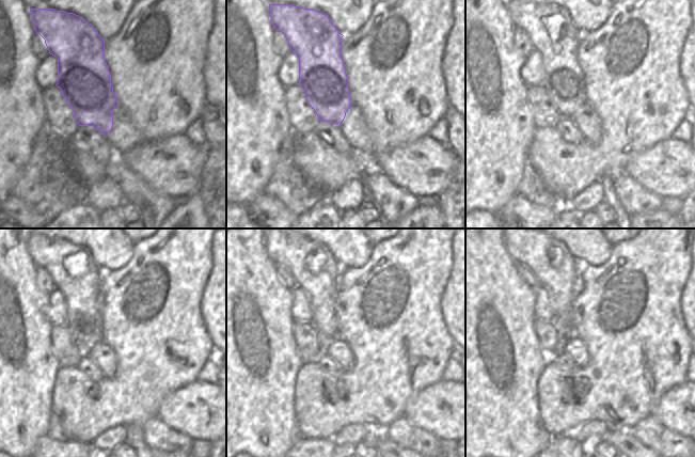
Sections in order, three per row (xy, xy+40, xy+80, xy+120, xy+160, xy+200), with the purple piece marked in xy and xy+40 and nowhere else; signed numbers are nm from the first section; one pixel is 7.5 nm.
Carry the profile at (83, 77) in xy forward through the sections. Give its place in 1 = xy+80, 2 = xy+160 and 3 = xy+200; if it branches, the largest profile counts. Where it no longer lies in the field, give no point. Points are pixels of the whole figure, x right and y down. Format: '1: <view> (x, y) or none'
1: xy+80 (549, 27)
2: xy+160 (315, 270)
3: xy+200 (549, 259)

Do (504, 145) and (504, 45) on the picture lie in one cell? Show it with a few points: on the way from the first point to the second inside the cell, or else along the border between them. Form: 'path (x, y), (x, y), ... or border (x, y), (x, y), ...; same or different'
path (504, 121), (504, 69); same

